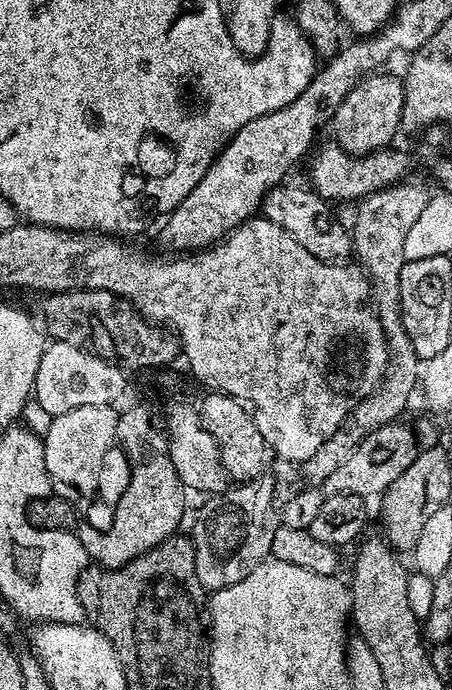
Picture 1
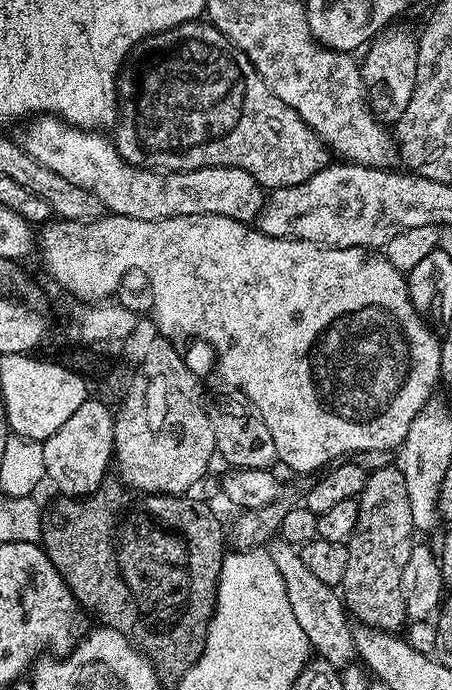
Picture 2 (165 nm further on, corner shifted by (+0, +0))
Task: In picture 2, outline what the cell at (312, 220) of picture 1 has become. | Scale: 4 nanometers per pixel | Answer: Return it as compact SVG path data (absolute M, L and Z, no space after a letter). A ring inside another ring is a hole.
M40 118L36 122L22 139L24 152L42 162L46 170L62 174L66 182L74 182L74 186L90 190L90 194L94 194L111 215L161 220L186 214L218 214L252 222L264 211L265 189L246 170L226 166L189 172L135 168L117 154L115 143L99 131L78 128L59 118Z

